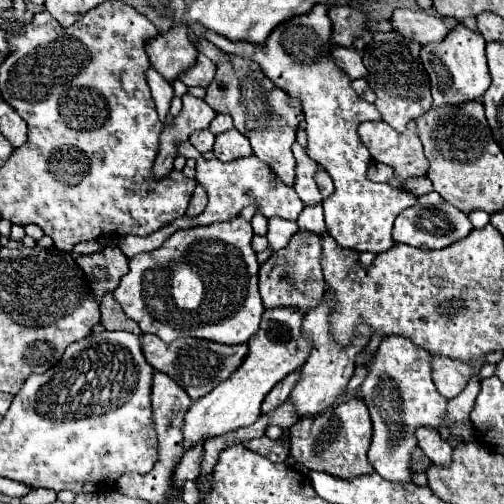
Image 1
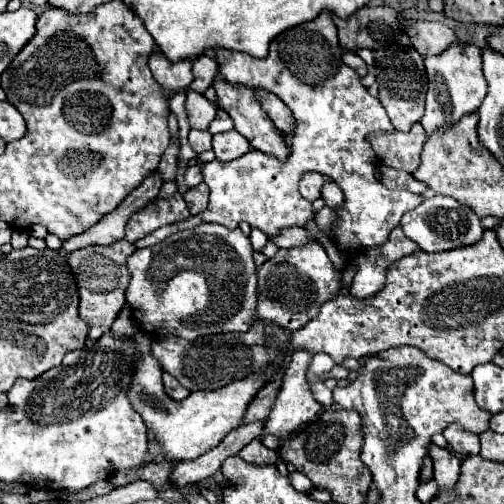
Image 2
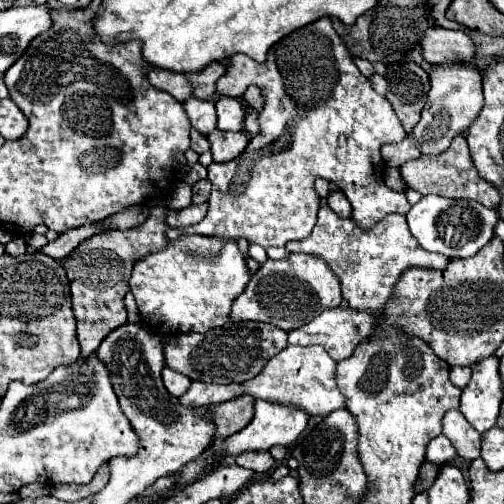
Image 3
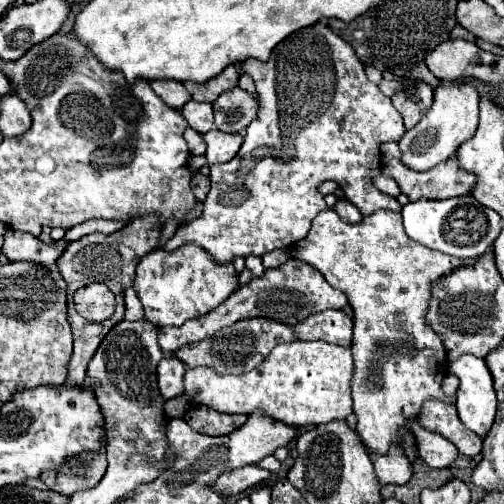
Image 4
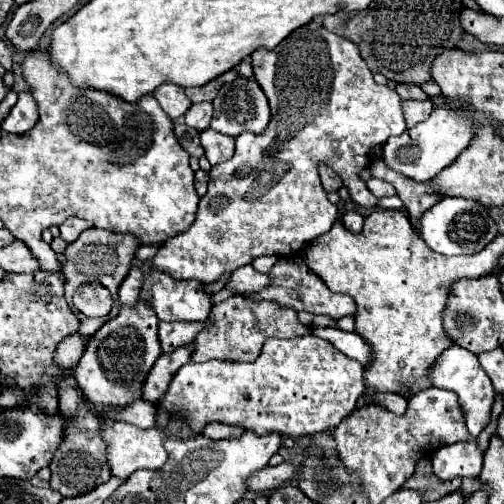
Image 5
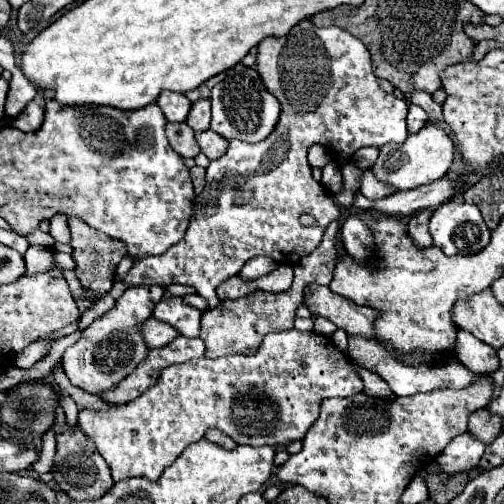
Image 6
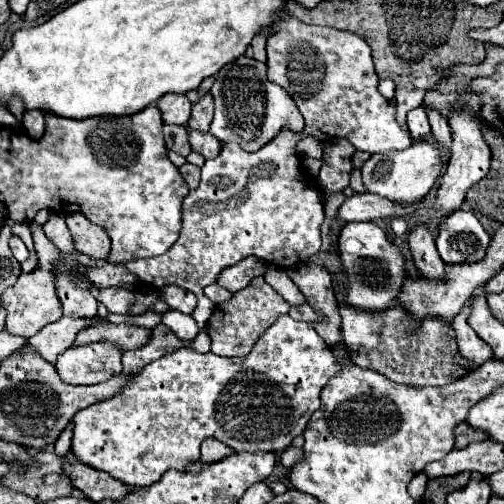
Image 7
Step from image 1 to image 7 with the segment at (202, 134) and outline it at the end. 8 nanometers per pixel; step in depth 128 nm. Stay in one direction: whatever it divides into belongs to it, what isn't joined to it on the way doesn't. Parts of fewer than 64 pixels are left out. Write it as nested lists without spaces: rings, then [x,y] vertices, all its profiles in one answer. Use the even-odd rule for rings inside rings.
[[[164,124],[164,138],[166,138],[166,148],[180,154],[180,156],[188,156],[192,152],[190,144],[188,144],[188,130],[184,126],[170,126]]]

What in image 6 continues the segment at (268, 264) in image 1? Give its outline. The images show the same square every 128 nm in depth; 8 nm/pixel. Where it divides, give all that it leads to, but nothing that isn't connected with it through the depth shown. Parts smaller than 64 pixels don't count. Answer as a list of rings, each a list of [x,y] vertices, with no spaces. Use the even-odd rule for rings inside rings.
[[[312,284],[304,290],[304,304],[310,308],[312,314],[320,314],[330,322],[334,322],[338,328],[346,330],[350,338],[360,336],[380,346],[386,346],[374,334],[374,322],[380,316],[378,310],[370,306],[358,306],[356,302],[340,294],[334,294],[328,286],[318,284]],[[148,318],[144,324],[140,324],[138,332],[142,334],[148,348],[162,348],[164,344],[170,344],[172,338],[180,336],[172,326],[164,324],[156,318]]]

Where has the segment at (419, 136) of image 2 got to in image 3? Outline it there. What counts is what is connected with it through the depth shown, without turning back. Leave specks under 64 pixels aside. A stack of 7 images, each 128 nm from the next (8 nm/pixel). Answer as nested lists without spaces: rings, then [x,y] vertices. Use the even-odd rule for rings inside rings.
[[[406,136],[398,144],[384,144],[382,146],[382,158],[392,168],[398,168],[400,164],[404,164],[412,158],[418,158],[418,156],[420,156],[420,150],[416,148],[416,142],[412,142],[410,136]]]

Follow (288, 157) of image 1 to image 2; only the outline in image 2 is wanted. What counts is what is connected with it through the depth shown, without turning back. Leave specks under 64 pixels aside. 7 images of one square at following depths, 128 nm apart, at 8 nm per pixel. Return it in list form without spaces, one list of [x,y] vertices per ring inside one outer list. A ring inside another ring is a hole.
[[[218,74],[216,80],[214,80],[214,90],[216,90],[216,106],[218,108],[224,108],[232,120],[234,120],[234,126],[236,130],[250,142],[252,148],[264,152],[264,154],[270,154],[270,156],[276,156],[276,158],[286,158],[288,156],[288,144],[284,142],[284,134],[272,124],[272,120],[262,112],[260,108],[260,102],[256,100],[254,96],[254,88],[240,88],[240,86],[232,86],[232,84],[226,84],[226,80],[222,80],[222,76]]]

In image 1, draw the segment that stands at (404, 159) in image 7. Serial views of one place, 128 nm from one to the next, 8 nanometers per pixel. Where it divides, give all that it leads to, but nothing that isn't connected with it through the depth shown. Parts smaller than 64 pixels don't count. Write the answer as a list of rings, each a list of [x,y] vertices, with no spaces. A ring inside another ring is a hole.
[[[458,24],[440,44],[430,44],[422,48],[422,64],[430,78],[430,90],[432,90],[432,108],[444,108],[444,106],[456,106],[472,100],[480,100],[490,86],[490,74],[486,66],[484,56],[486,40],[462,24]]]

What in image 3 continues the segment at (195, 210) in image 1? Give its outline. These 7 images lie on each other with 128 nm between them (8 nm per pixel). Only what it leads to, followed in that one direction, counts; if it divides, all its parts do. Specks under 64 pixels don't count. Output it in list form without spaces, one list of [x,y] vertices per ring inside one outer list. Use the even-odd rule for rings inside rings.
[[[200,180],[192,186],[192,204],[202,204],[206,202],[210,196],[210,182],[208,180]]]

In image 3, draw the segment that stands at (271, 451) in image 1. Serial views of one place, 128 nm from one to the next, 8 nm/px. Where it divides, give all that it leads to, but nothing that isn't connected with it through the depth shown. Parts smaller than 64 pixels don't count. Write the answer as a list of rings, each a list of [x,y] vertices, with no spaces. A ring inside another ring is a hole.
[[[246,452],[244,456],[240,456],[240,460],[236,460],[240,466],[246,466],[254,472],[270,472],[276,466],[276,460],[270,456],[270,452]]]

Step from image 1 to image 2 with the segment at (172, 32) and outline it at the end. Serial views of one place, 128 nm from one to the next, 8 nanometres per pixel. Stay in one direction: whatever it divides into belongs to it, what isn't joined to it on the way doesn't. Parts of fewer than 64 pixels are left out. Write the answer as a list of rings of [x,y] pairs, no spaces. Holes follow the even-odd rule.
[[[152,52],[150,62],[148,62],[154,80],[170,90],[172,94],[188,90],[194,76],[192,76],[192,62],[184,60],[184,64],[168,64],[168,60],[164,60],[164,56],[160,56],[160,52]]]

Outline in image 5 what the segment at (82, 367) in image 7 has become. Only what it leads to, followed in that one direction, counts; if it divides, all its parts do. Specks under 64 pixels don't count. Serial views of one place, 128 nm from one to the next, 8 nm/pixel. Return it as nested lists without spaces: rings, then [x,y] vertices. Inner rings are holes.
[[[138,296],[134,306],[128,308],[128,304],[122,304],[118,316],[104,322],[96,334],[90,336],[92,340],[88,340],[84,356],[72,374],[84,396],[104,412],[106,422],[110,422],[106,416],[108,406],[120,408],[140,398],[140,384],[144,382],[148,368],[152,368],[156,358],[162,354],[160,342],[156,340],[156,324],[156,312],[142,300],[142,296]]]

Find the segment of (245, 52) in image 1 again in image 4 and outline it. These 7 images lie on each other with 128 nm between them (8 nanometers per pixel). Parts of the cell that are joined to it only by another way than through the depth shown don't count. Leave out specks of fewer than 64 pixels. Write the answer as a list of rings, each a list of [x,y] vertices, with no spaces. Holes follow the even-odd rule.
[[[316,22],[308,28],[302,28],[294,34],[290,34],[286,40],[282,40],[270,60],[262,62],[262,60],[256,60],[256,58],[250,58],[246,62],[242,62],[242,72],[248,72],[254,82],[256,82],[256,92],[258,92],[258,102],[260,102],[260,114],[258,118],[250,124],[250,130],[246,130],[246,136],[244,136],[244,142],[238,150],[238,154],[226,162],[226,164],[220,164],[220,166],[210,166],[210,180],[212,180],[212,188],[206,196],[206,200],[202,202],[204,210],[202,214],[192,220],[192,222],[186,222],[182,226],[178,226],[176,234],[164,244],[164,250],[168,252],[174,252],[178,250],[180,246],[184,244],[198,244],[200,248],[204,248],[210,256],[212,256],[212,262],[214,264],[228,264],[232,262],[236,256],[242,256],[242,258],[248,258],[248,256],[264,256],[272,250],[280,250],[280,248],[290,248],[292,244],[300,242],[302,238],[306,238],[310,226],[312,226],[312,220],[314,216],[318,216],[320,212],[324,212],[324,196],[318,192],[318,186],[324,182],[324,180],[334,180],[338,182],[338,186],[342,186],[344,190],[364,190],[364,216],[370,216],[372,212],[380,210],[380,208],[388,208],[388,210],[400,210],[402,206],[396,202],[396,198],[392,196],[384,196],[374,184],[372,184],[372,178],[376,174],[380,174],[380,144],[386,142],[386,140],[400,140],[400,136],[406,132],[404,124],[402,124],[402,116],[400,112],[394,108],[392,100],[388,96],[384,96],[380,92],[380,88],[376,84],[372,84],[368,78],[366,78],[366,72],[364,72],[364,64],[358,60],[356,52],[352,46],[348,46],[348,42],[344,42],[340,36],[332,34],[330,28],[324,24],[324,22]]]

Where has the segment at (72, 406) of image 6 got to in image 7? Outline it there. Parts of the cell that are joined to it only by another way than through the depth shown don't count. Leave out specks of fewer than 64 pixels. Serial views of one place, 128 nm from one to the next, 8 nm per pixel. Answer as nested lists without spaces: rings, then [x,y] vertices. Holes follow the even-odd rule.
[[[68,426],[62,434],[60,440],[56,440],[54,444],[54,454],[58,454],[60,458],[64,458],[70,452],[70,440],[72,440],[72,426]]]

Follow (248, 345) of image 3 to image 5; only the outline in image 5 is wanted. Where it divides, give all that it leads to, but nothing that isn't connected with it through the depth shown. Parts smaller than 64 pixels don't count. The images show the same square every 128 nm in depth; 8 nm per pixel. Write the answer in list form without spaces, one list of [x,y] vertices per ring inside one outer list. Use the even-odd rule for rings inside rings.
[[[230,296],[216,304],[206,320],[206,328],[198,332],[194,340],[192,360],[206,362],[210,358],[232,360],[232,362],[254,362],[260,356],[262,344],[270,338],[294,338],[310,334],[312,330],[298,322],[294,308],[276,304],[274,300],[252,300],[246,296]]]

